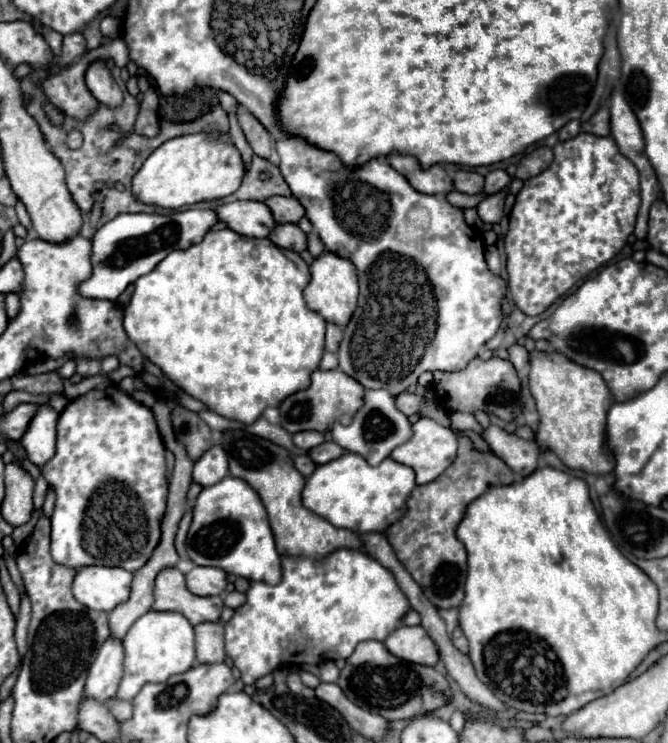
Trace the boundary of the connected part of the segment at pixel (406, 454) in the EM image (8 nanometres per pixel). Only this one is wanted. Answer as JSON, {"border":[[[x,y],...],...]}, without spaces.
{"border":[[[419,418],[413,424],[413,438],[409,442],[401,444],[399,448],[395,448],[391,458],[401,462],[401,464],[411,466],[417,474],[417,484],[427,484],[427,482],[435,480],[439,474],[443,474],[455,462],[455,458],[457,458],[457,440],[459,438],[451,428],[445,428],[445,426],[437,424],[431,418]]]}

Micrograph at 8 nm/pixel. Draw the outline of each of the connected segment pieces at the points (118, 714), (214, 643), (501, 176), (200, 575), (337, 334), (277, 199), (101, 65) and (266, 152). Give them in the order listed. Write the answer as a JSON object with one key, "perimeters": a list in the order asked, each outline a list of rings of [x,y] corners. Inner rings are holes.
{"perimeters":[[[[109,698],[109,702],[105,702],[109,706],[109,712],[117,718],[117,720],[129,720],[133,714],[133,706],[129,700],[119,700],[119,698]]],[[[203,622],[195,626],[195,648],[199,664],[225,662],[225,646],[223,646],[223,624],[219,622]]],[[[491,170],[485,178],[485,190],[483,192],[485,194],[497,194],[497,192],[505,190],[509,186],[509,182],[511,182],[511,178],[505,170]]],[[[195,566],[187,574],[187,588],[197,596],[215,596],[221,594],[227,586],[227,572],[221,568]]],[[[329,324],[327,326],[327,344],[325,344],[325,350],[337,352],[337,346],[339,346],[341,338],[343,338],[343,330],[339,326],[335,326],[335,324]]],[[[273,196],[265,202],[273,210],[273,218],[277,224],[297,224],[305,216],[305,208],[297,198],[285,198],[285,196]]],[[[97,58],[89,64],[89,68],[85,72],[85,80],[87,80],[87,88],[91,90],[91,94],[99,102],[103,102],[107,106],[119,106],[121,104],[123,92],[119,90],[119,86],[111,78],[111,72],[109,72],[103,58]]],[[[237,106],[237,120],[241,130],[247,136],[247,142],[251,144],[253,152],[261,158],[269,158],[271,156],[271,148],[273,148],[273,138],[269,134],[269,130],[265,130],[265,126],[261,126],[261,122],[257,122],[257,118],[247,112],[243,106]]]]}

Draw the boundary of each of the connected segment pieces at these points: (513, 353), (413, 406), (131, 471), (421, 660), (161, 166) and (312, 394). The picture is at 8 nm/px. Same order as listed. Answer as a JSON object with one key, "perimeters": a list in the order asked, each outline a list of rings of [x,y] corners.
{"perimeters":[[[[521,344],[509,346],[507,352],[509,352],[509,360],[513,362],[513,366],[515,366],[517,370],[521,370],[521,368],[527,364],[527,360],[529,360],[529,352],[527,352],[525,346],[521,346]]],[[[403,392],[397,396],[397,408],[407,414],[407,416],[413,416],[413,414],[421,414],[423,412],[423,398],[419,394],[409,394],[409,392]]],[[[109,386],[105,390],[91,390],[85,396],[79,396],[69,402],[69,406],[59,414],[57,422],[57,454],[41,468],[45,480],[55,490],[55,510],[51,516],[51,556],[57,564],[69,568],[83,568],[83,566],[119,566],[129,572],[139,570],[149,560],[149,554],[155,550],[157,542],[161,540],[161,518],[165,514],[167,502],[167,464],[165,464],[165,446],[155,422],[155,416],[149,408],[135,402],[131,396],[123,394],[117,386]]],[[[399,626],[385,640],[385,646],[391,654],[407,662],[425,666],[435,666],[439,662],[439,650],[423,626]]],[[[189,134],[163,142],[131,180],[133,196],[149,206],[177,210],[181,206],[221,200],[233,194],[243,180],[245,168],[239,150],[227,134]]],[[[315,370],[311,374],[311,384],[305,390],[299,390],[295,394],[291,394],[289,398],[283,400],[283,404],[279,406],[281,410],[281,426],[285,430],[289,430],[291,434],[301,432],[301,430],[317,430],[317,432],[327,432],[331,430],[333,422],[351,422],[353,414],[357,414],[357,410],[361,408],[361,398],[365,394],[365,388],[349,378],[345,372],[341,370]]]]}

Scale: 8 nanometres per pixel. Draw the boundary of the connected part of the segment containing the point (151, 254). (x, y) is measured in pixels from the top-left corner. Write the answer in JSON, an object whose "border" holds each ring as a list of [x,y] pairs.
{"border":[[[209,208],[181,210],[169,216],[161,214],[119,214],[93,236],[93,276],[79,286],[87,298],[117,300],[117,296],[139,276],[149,274],[169,252],[185,250],[203,240],[217,224],[217,212]]]}

